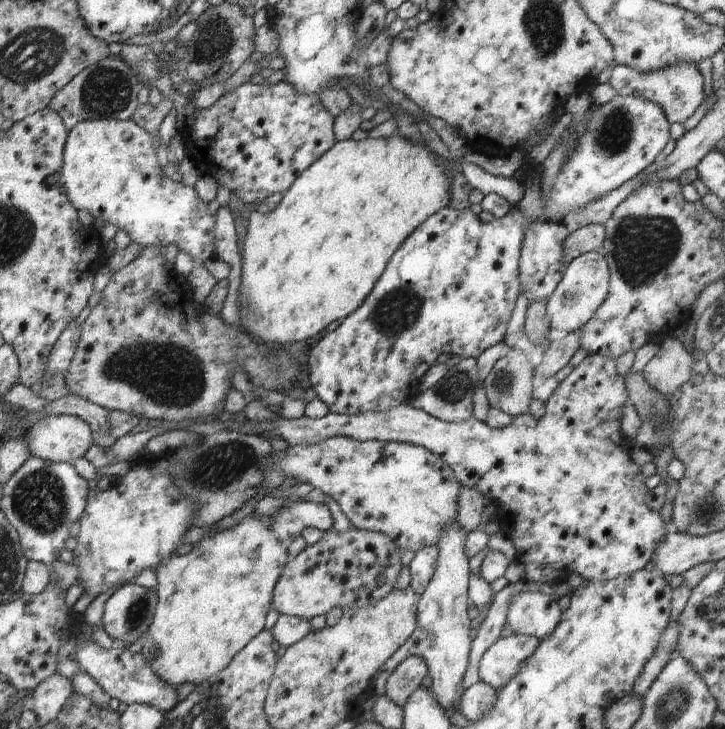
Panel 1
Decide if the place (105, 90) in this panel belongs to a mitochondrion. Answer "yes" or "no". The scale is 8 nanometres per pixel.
yes

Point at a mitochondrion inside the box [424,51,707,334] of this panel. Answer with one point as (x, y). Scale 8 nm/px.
(641, 245)

